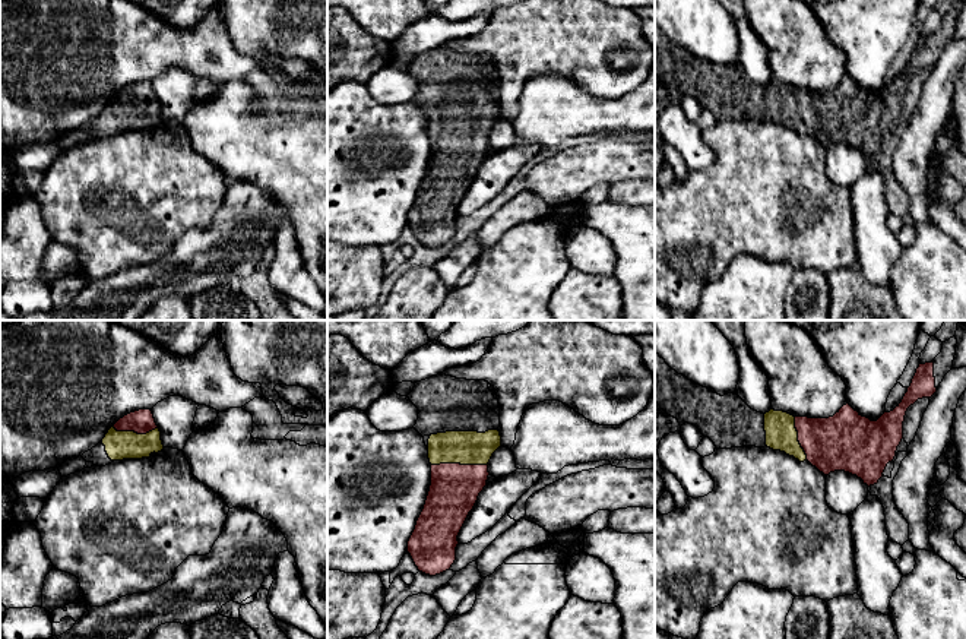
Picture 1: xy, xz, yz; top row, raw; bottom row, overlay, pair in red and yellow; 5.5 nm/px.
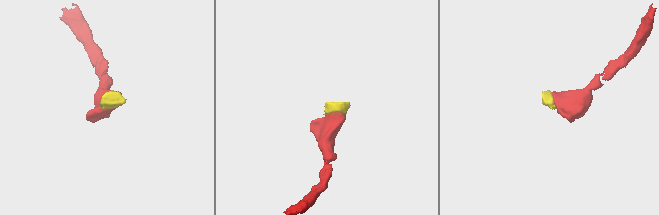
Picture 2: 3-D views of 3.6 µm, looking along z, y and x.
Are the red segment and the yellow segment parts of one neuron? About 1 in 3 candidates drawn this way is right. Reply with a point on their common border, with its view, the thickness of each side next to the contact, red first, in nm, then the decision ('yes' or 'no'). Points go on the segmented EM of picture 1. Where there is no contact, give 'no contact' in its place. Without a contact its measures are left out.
xz (459, 464) | 260/190 nm | yes

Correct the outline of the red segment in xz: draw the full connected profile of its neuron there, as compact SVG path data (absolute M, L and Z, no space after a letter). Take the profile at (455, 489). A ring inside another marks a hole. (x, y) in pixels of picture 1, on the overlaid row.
M441 373L417 382L408 398L418 408L414 428L422 437L430 437L431 464L430 491L408 541L408 553L419 572L436 576L455 563L457 535L487 485L488 462L501 446L500 404L497 393L488 389L488 382L456 379Z

